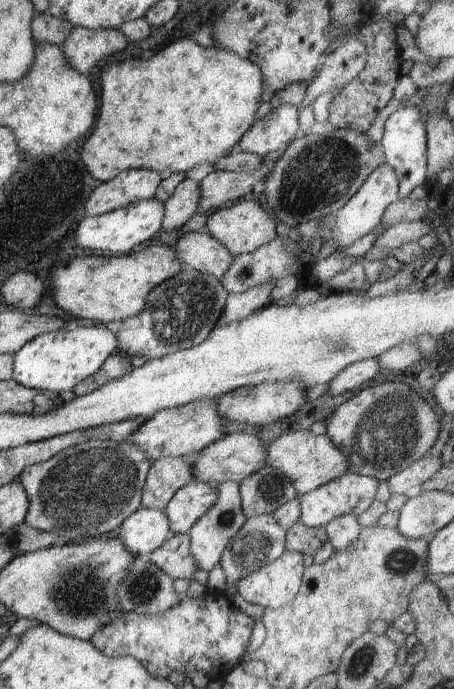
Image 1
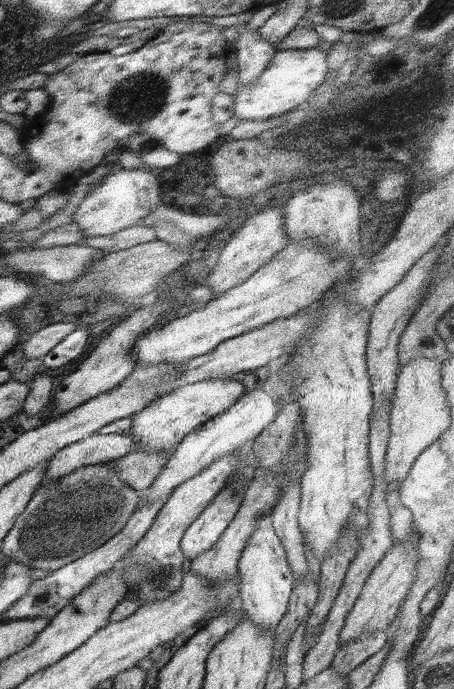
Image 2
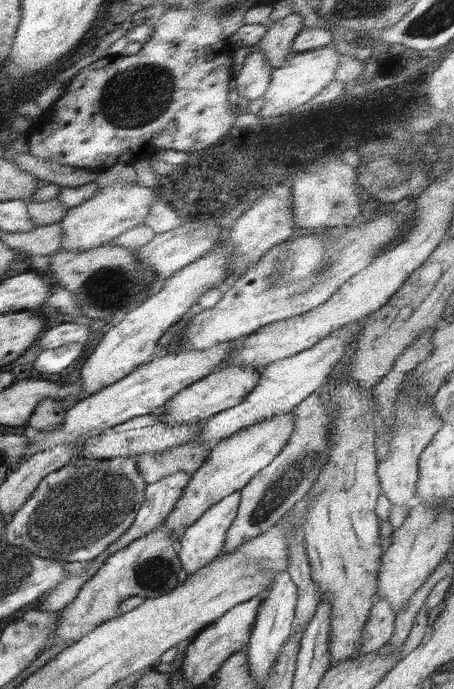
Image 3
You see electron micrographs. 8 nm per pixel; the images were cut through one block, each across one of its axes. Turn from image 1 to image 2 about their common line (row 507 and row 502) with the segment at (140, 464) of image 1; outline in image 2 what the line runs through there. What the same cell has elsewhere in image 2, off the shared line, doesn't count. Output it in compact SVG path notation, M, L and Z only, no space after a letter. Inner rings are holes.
M110 463L83 466L63 477L44 479L23 513L19 514L14 526L1 540L2 552L8 558L24 563L26 566L52 572L65 564L74 562L77 558L82 558L116 536L140 505L140 500L142 500L140 491L124 483Z

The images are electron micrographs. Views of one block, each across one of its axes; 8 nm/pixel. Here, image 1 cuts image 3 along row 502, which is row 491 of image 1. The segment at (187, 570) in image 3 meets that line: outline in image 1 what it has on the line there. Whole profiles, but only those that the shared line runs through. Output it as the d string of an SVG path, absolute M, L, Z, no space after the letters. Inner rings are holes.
M232 481L219 483L215 503L194 523L188 532L190 552L193 552L194 558L197 560L198 569L210 572L216 564L220 563L224 548L228 546L230 539L235 535L235 532L240 530L246 519L241 507L239 484Z

